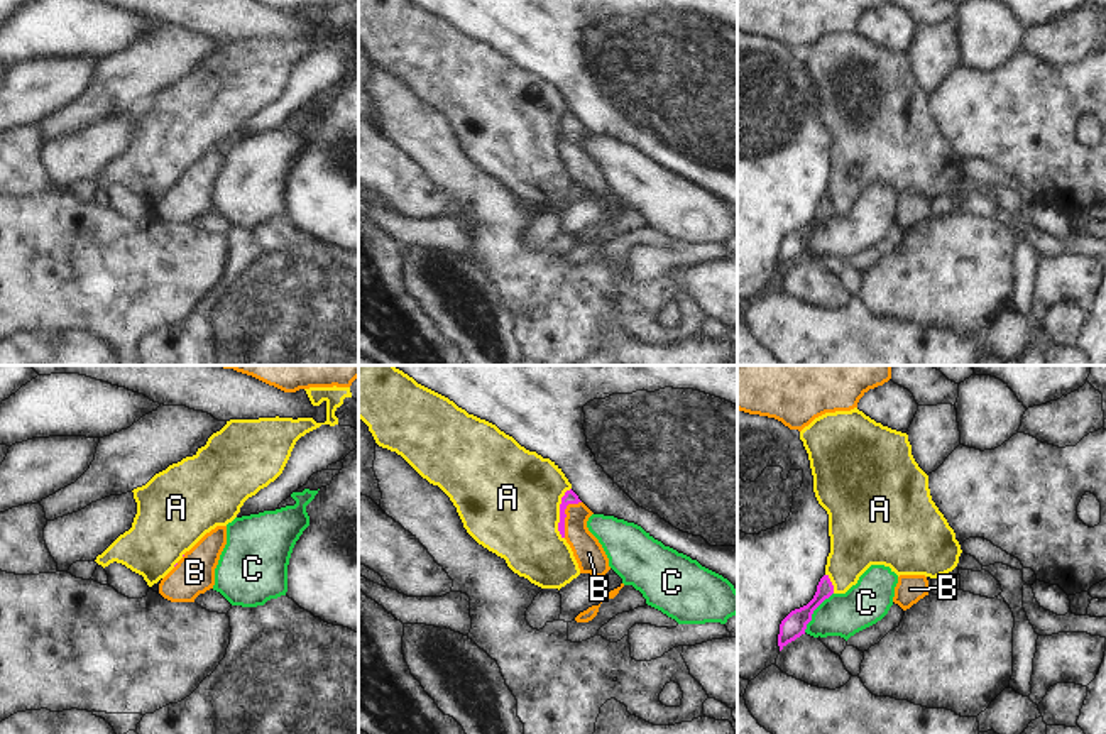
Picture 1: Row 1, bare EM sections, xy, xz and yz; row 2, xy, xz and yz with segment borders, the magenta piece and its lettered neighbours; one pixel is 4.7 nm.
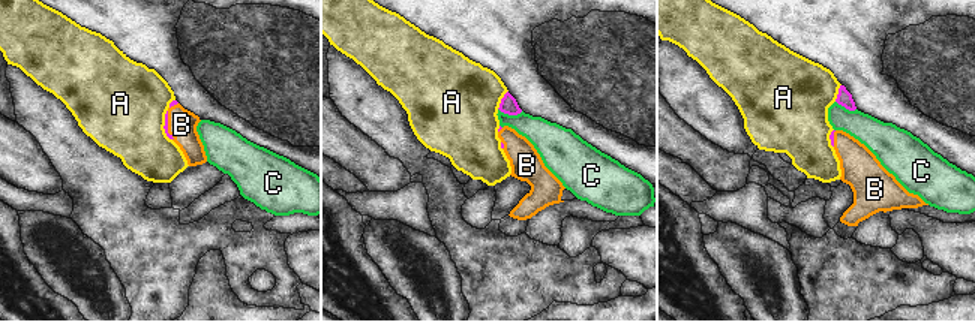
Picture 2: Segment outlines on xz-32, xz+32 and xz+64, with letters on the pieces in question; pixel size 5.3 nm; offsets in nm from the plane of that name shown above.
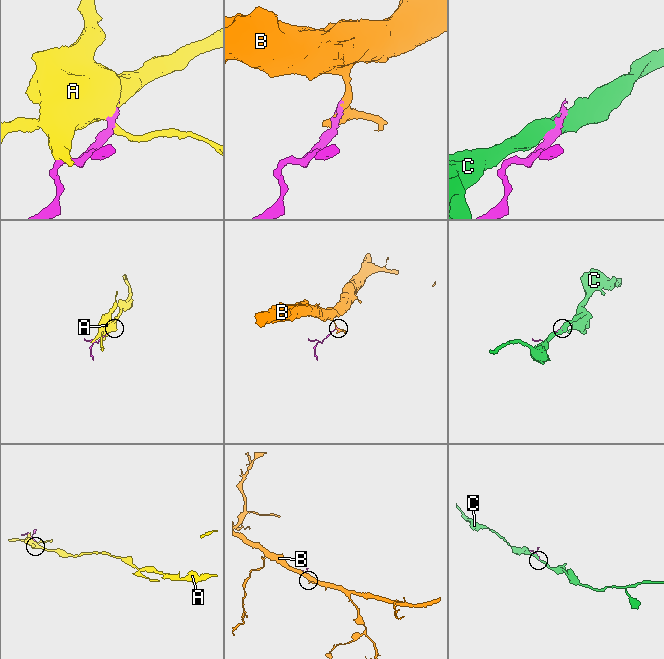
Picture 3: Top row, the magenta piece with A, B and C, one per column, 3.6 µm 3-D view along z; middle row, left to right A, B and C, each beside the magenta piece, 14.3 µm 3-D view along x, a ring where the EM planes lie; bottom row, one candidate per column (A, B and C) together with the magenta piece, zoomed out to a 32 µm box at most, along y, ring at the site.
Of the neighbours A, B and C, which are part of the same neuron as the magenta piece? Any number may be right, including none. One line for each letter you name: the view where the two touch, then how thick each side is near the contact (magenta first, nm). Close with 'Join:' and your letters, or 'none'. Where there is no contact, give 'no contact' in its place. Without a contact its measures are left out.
B: contact in xz; calibres 60 and 140 nm
Join: B

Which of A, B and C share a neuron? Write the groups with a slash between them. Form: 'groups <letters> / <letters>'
groups A / B / C

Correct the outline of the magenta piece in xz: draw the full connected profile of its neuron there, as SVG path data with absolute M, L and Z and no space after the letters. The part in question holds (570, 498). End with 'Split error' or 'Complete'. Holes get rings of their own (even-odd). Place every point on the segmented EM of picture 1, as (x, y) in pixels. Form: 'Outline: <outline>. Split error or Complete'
Outline: M570 489L561 497L558 531L570 545L580 573L604 577L610 567L602 545L587 528L592 514L594 512Z. Split error

